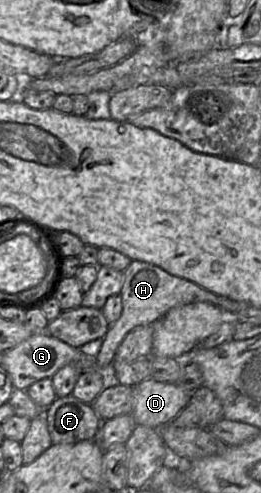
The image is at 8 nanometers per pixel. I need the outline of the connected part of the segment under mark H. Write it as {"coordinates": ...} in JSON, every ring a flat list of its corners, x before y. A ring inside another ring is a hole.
{"coordinates":[[132,260,123,271,123,275,123,285,119,294,122,300,121,315,114,323,109,324,99,353,93,359,95,366,106,371,106,373,113,363,120,343,135,327,151,325,171,308,179,305,209,302,217,306,220,304,220,299,226,298,216,295,189,280,171,275,158,266,143,261]]}

